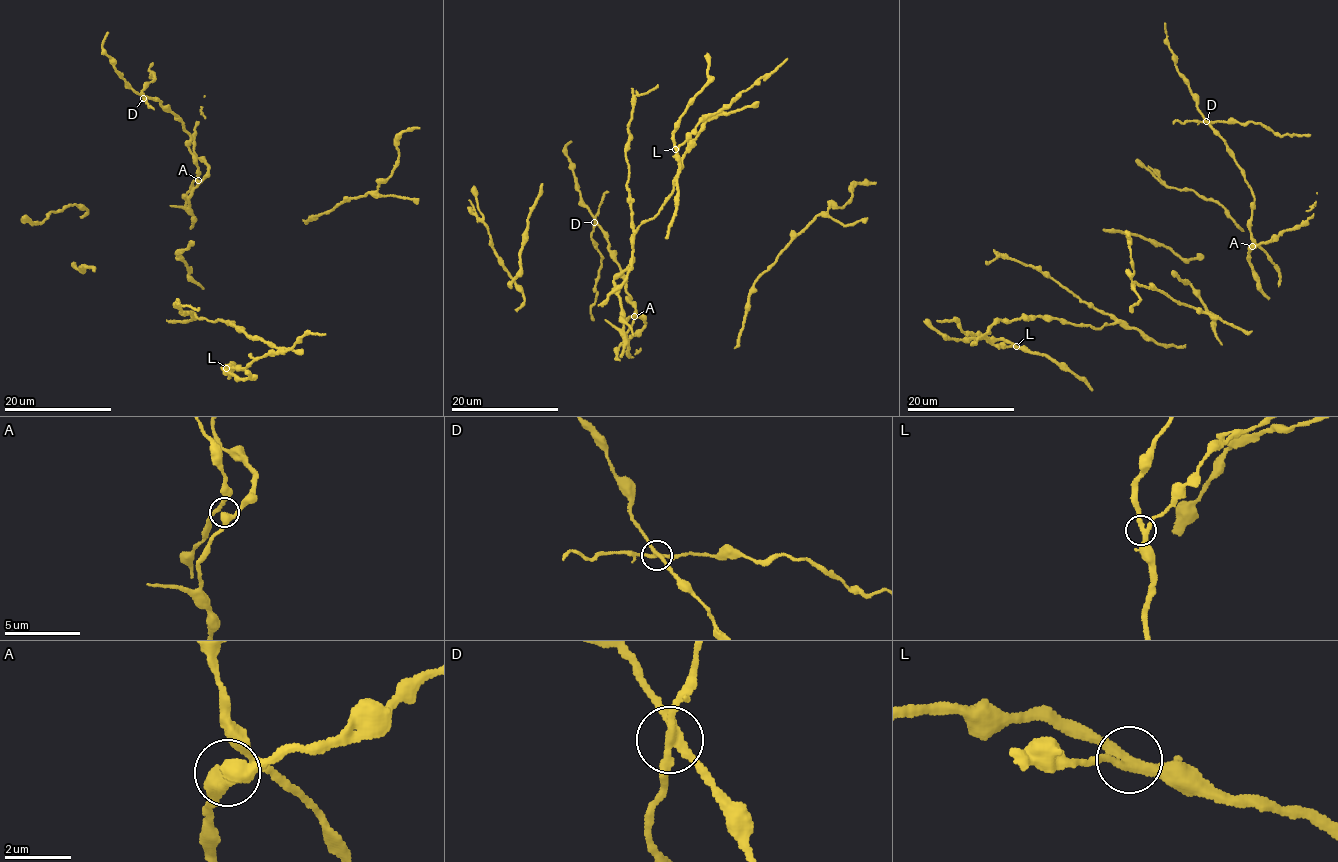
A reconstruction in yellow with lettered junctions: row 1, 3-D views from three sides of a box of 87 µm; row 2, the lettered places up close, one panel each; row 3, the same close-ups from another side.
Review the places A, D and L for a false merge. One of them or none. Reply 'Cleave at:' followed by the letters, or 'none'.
Cleave at: D

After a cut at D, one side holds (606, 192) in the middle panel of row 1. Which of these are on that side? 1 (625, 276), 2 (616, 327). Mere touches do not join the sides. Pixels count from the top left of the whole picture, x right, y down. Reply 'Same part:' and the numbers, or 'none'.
Same part: none

